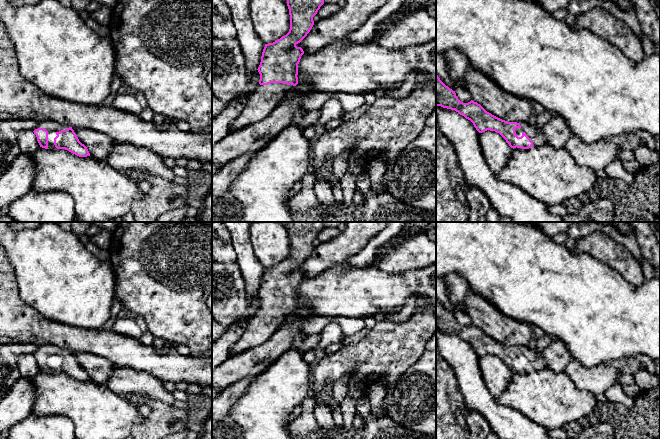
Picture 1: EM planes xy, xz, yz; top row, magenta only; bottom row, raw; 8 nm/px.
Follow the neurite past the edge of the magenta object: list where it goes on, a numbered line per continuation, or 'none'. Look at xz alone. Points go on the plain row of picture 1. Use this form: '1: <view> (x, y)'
1: xz (261, 326)

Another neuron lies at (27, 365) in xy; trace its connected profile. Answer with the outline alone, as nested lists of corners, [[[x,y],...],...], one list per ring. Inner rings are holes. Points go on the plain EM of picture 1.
[[[32,354],[20,355],[17,369],[23,378],[32,378],[40,372],[37,361]]]

